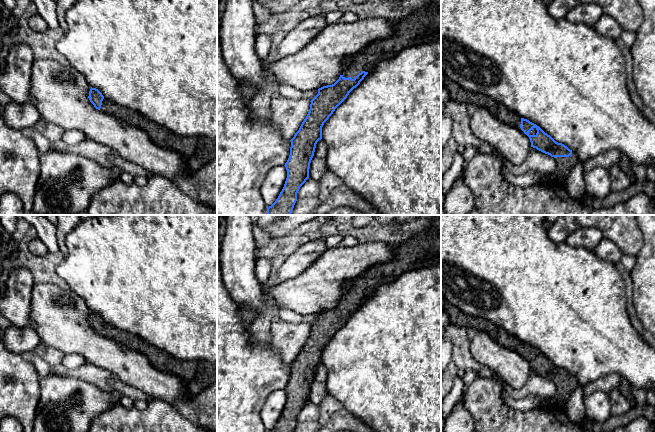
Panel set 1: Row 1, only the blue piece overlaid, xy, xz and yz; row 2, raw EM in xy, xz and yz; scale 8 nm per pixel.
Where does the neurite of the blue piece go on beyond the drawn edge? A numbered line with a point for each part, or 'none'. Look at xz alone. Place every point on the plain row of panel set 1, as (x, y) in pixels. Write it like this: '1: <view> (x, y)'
1: xz (424, 249)

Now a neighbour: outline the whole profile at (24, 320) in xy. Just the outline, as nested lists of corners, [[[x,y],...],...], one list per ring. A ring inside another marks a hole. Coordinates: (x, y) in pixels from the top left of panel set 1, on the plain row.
[[[24,267],[13,270],[8,275],[6,290],[0,295],[0,316],[6,317],[17,327],[32,327],[29,313],[31,310],[31,292],[34,285],[31,272]]]

